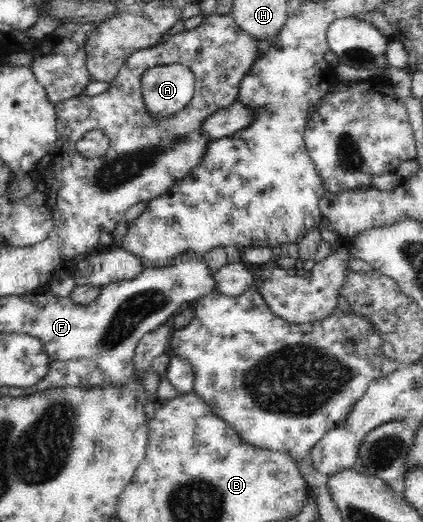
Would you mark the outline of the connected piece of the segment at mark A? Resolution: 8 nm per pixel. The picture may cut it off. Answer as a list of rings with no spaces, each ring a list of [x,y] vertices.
[[[180,64],[157,65],[144,71],[140,89],[150,118],[162,122],[186,107],[194,91],[194,74]]]

